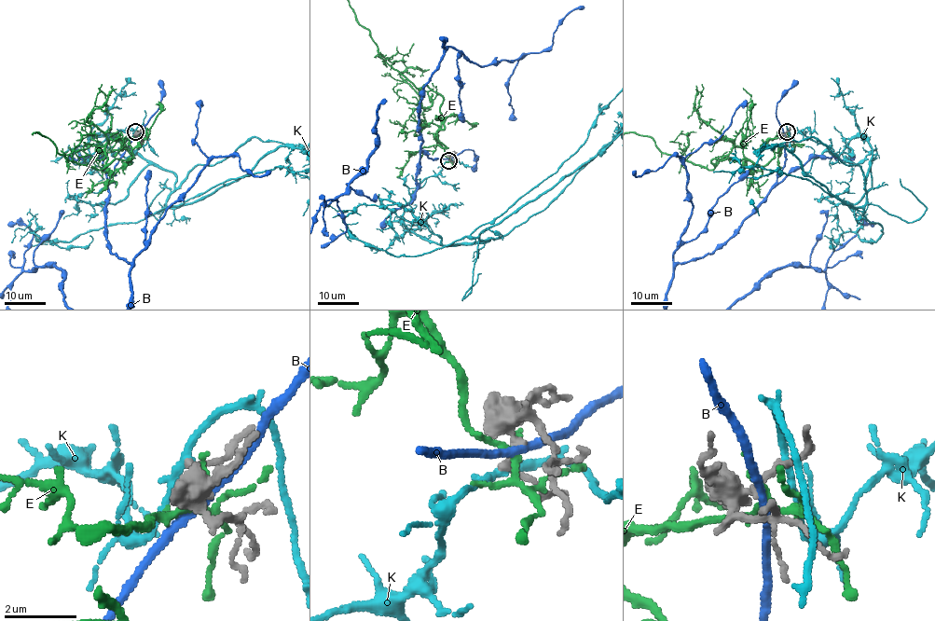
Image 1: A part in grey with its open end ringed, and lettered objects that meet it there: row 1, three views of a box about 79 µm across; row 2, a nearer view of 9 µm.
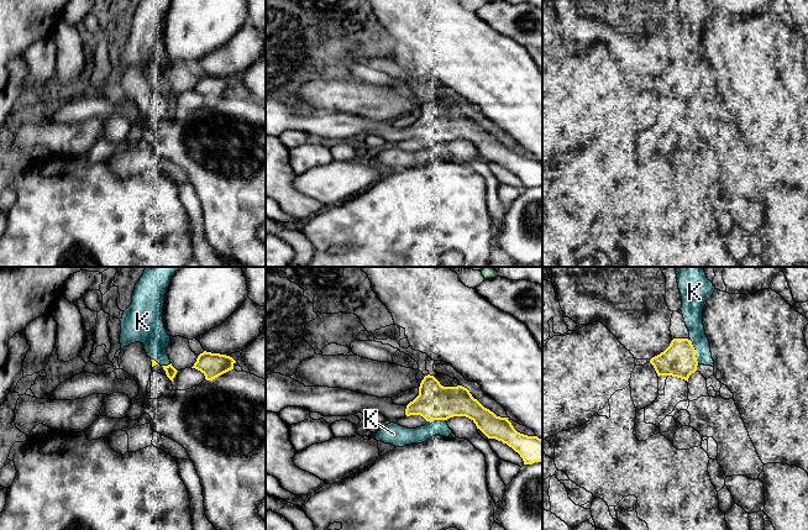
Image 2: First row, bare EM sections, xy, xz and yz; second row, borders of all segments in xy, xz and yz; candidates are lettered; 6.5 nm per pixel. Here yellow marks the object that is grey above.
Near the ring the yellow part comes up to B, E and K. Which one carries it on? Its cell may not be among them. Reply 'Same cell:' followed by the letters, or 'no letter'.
Same cell: no letter

